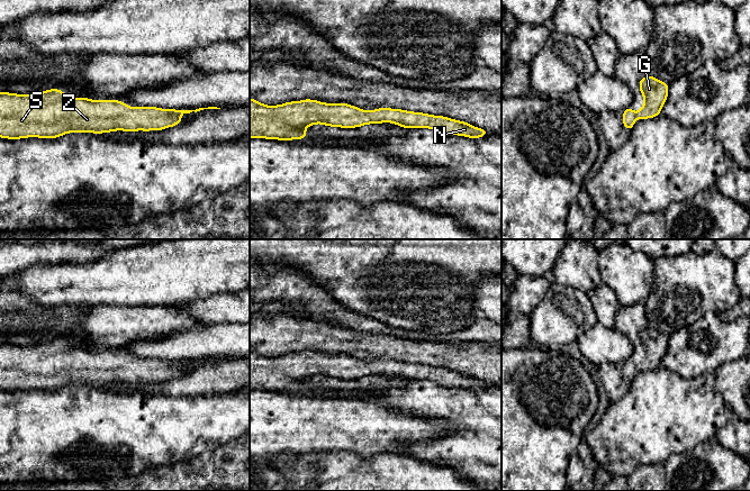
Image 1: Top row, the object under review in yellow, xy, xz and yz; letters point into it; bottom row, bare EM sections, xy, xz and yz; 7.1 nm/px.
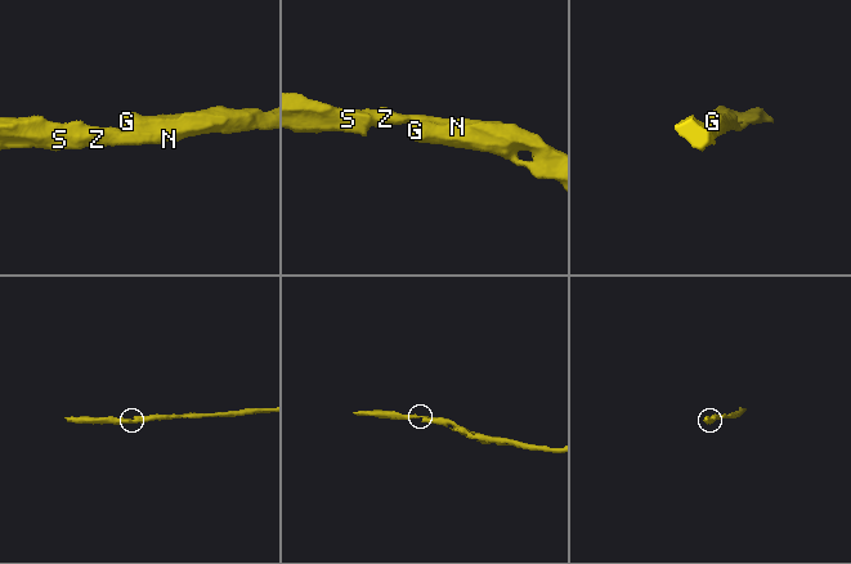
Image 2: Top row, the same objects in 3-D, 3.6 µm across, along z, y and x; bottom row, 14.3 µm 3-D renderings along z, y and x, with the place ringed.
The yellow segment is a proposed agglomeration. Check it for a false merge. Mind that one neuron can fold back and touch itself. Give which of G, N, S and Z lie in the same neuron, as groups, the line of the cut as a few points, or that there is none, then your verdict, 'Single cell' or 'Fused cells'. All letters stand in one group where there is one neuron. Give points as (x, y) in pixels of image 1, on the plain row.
Groups: G N S Z. No split. Single cell

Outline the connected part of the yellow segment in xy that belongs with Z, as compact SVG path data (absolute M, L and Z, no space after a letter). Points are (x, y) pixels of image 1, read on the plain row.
M51 340L33 346L17 346L0 344L0 389L7 391L20 391L28 389L56 390L69 384L102 385L116 382L123 383L150 383L163 382L179 376L183 365L197 364L204 361L220 361L217 358L199 360L196 362L161 361L157 358L129 358L119 352L91 352L89 349L73 349L63 345L60 340Z

